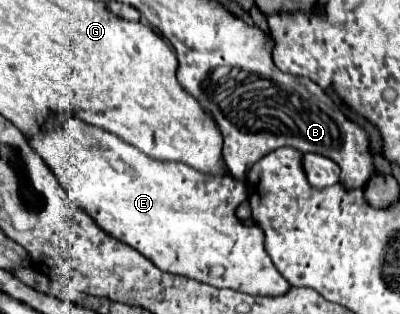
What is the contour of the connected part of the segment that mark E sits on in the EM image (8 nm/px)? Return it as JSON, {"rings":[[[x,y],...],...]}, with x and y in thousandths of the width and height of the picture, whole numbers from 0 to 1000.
{"rings":[[[168,373],[148,404],[118,404],[113,417],[63,443],[163,602],[173,672],[178,659],[208,666],[248,717],[248,729],[348,799],[403,863],[463,876],[498,901],[568,914],[618,939],[688,946],[723,920],[723,901],[688,857],[658,793],[658,736],[638,717],[613,723],[588,691],[588,666],[618,634],[618,596],[603,576],[563,557],[558,570],[553,557],[518,557],[448,513],[378,506],[283,424],[208,392],[193,373]]]}

